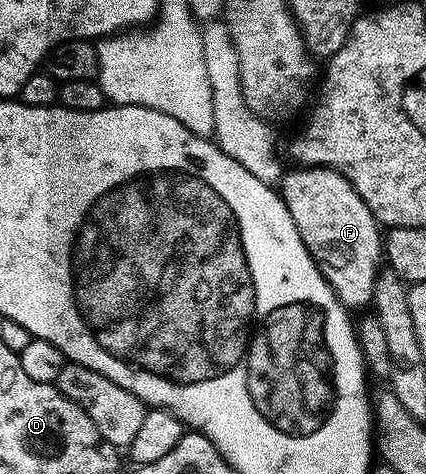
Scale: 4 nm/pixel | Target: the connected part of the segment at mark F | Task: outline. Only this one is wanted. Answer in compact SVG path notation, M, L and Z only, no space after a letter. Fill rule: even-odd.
M295 166L293 170L287 170L283 174L280 194L288 213L292 213L292 221L308 253L314 258L314 264L318 266L320 273L326 278L328 285L334 290L343 307L347 309L369 308L374 297L378 272L384 263L384 235L380 230L378 220L374 218L374 214L370 212L368 205L360 197L360 193L356 193L353 185L340 172L323 166Z

